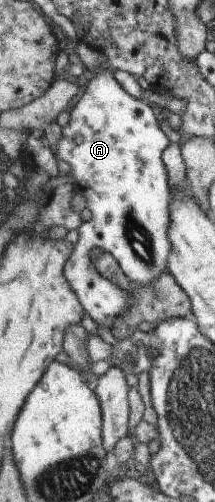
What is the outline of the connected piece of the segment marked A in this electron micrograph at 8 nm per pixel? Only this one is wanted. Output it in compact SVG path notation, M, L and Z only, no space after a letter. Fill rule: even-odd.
M100 67L100 71L96 71L95 76L92 75L79 101L70 110L69 122L61 129L61 136L56 153L60 159L64 159L72 167L70 182L78 192L79 202L91 212L91 219L84 222L78 229L79 240L75 243L76 249L64 268L65 275L75 288L80 303L83 304L90 317L110 330L114 325L114 319L124 319L118 315L124 313L126 305L102 305L102 299L106 299L106 303L108 301L126 303L130 301L130 297L126 291L120 291L120 289L110 289L112 293L102 293L104 289L90 289L90 251L100 248L110 252L121 262L124 277L128 277L132 285L154 287L156 281L164 273L170 273L168 259L171 258L173 244L171 239L172 192L168 183L169 172L166 171L163 153L172 142L172 135L166 133L159 116L154 113L154 109L148 103L130 95L116 81L114 72L110 73L108 67Z

